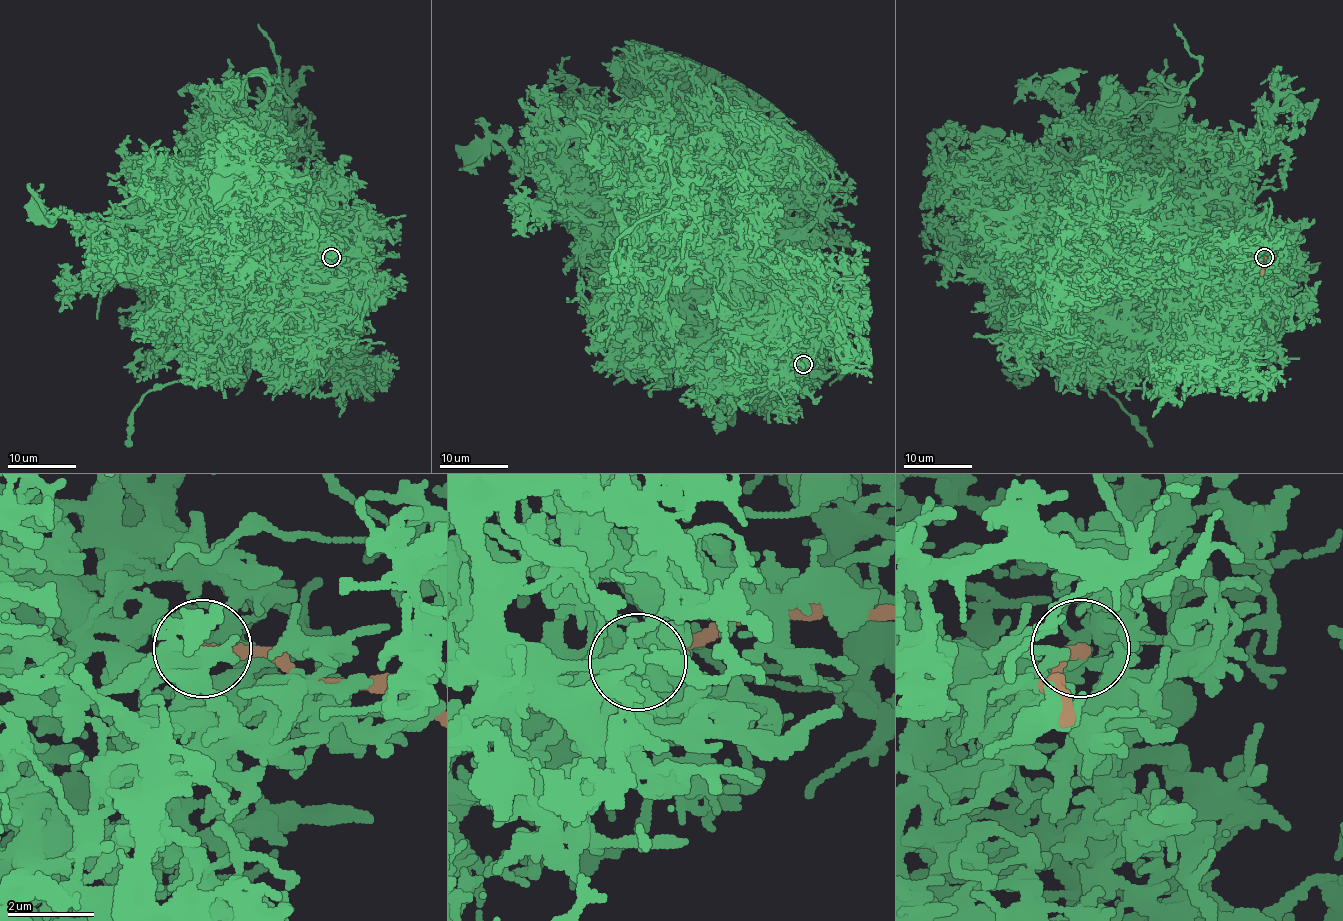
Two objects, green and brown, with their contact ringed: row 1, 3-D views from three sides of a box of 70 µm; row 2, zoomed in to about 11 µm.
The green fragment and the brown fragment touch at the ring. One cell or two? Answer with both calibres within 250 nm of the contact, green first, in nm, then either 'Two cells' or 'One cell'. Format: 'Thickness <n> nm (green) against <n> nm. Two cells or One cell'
Thickness 200 nm (green) against 300 nm. Two cells

